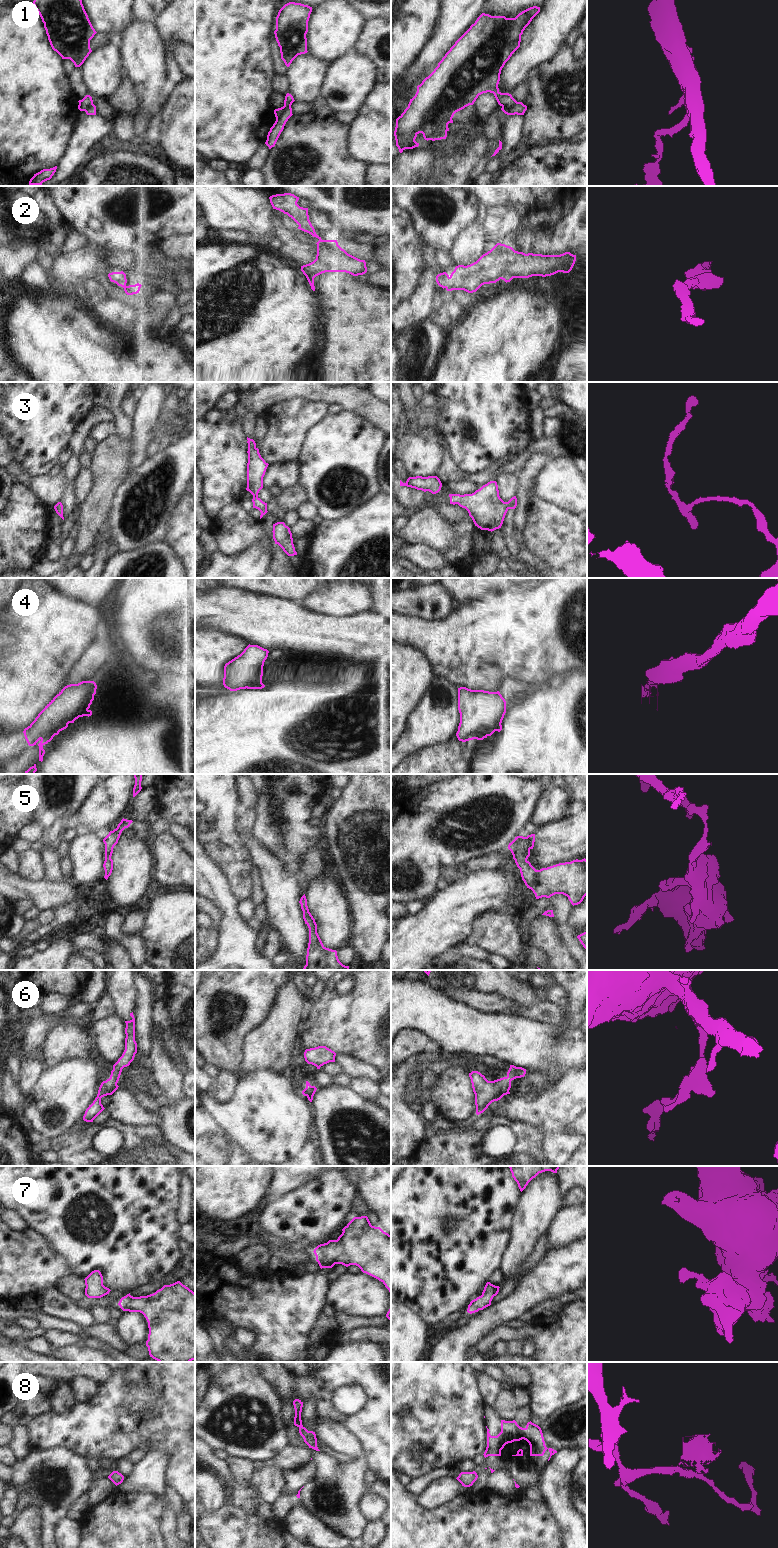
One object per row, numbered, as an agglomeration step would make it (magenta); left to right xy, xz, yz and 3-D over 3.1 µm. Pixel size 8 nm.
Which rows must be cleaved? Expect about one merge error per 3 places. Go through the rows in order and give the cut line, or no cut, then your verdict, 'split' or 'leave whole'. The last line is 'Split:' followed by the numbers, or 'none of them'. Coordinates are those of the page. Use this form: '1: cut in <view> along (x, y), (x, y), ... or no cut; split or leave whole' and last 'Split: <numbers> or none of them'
1: cut in yz along (516, 101), (510, 107), (502, 107); split
2: no cut; leave whole
3: no cut; leave whole
4: cut in xy along (87, 709), (60, 729), (54, 730), (41, 739); split
5: no cut; leave whole
6: no cut; leave whole
7: no cut; leave whole
8: cut in yz along (473, 1471), (475, 1473); split
Split: 1, 4, 8

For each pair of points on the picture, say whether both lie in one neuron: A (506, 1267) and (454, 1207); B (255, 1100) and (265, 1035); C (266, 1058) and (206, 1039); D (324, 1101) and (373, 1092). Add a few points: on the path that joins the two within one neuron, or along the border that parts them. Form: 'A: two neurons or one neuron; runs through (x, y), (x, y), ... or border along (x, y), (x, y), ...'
A: two neurons; border along (510, 1240), (499, 1269)
B: two neurons; border along (243, 1071), (273, 1069), (283, 1074)
C: two neurons; border along (254, 1030), (245, 1038), (245, 1058), (242, 1071)
D: two neurons; border along (350, 1087), (367, 1099), (376, 1102)

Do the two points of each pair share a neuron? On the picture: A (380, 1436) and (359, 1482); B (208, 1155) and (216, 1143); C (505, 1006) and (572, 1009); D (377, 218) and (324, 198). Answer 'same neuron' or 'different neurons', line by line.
A: different neurons
B: same neuron
C: different neurons
D: same neuron

